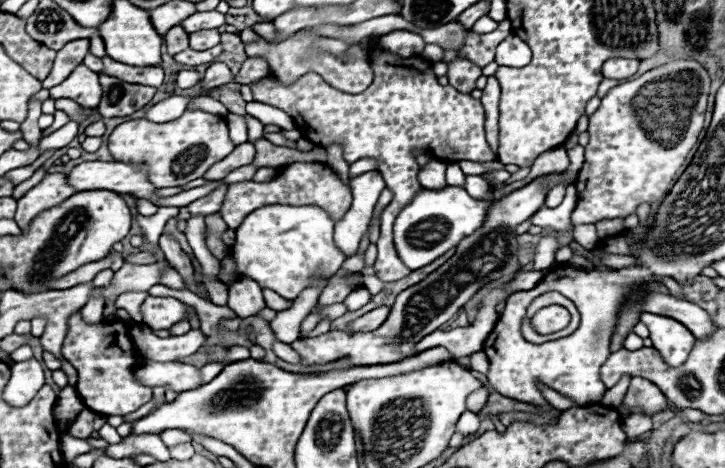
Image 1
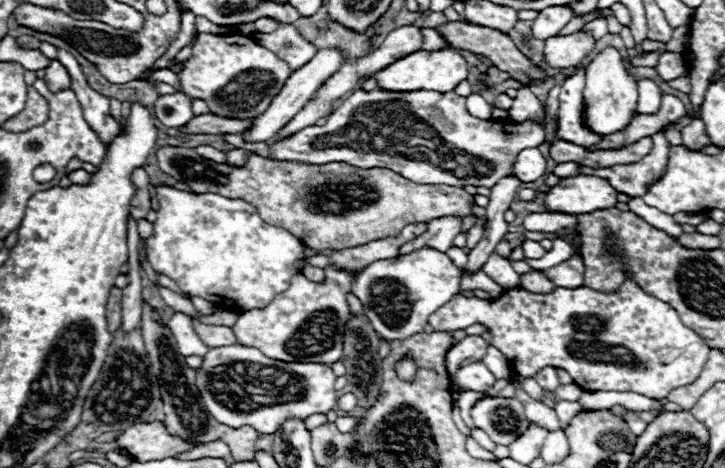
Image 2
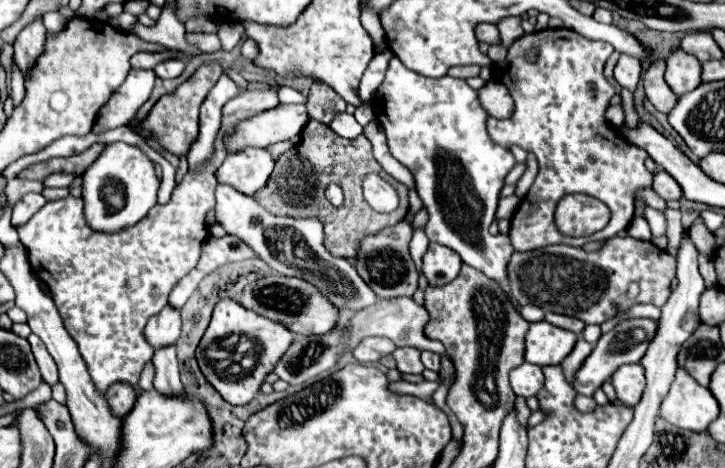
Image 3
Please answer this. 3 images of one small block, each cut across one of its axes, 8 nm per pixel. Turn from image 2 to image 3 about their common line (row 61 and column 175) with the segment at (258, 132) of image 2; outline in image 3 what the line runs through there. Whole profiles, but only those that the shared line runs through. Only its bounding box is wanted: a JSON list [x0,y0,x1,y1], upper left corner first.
[144,306,180,350]

